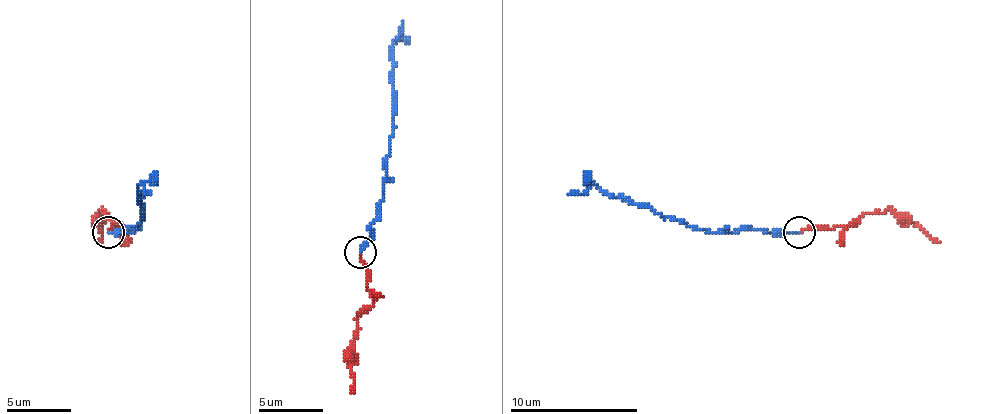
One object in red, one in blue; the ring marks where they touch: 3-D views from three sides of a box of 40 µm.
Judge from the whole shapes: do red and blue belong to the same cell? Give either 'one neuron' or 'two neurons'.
one neuron

